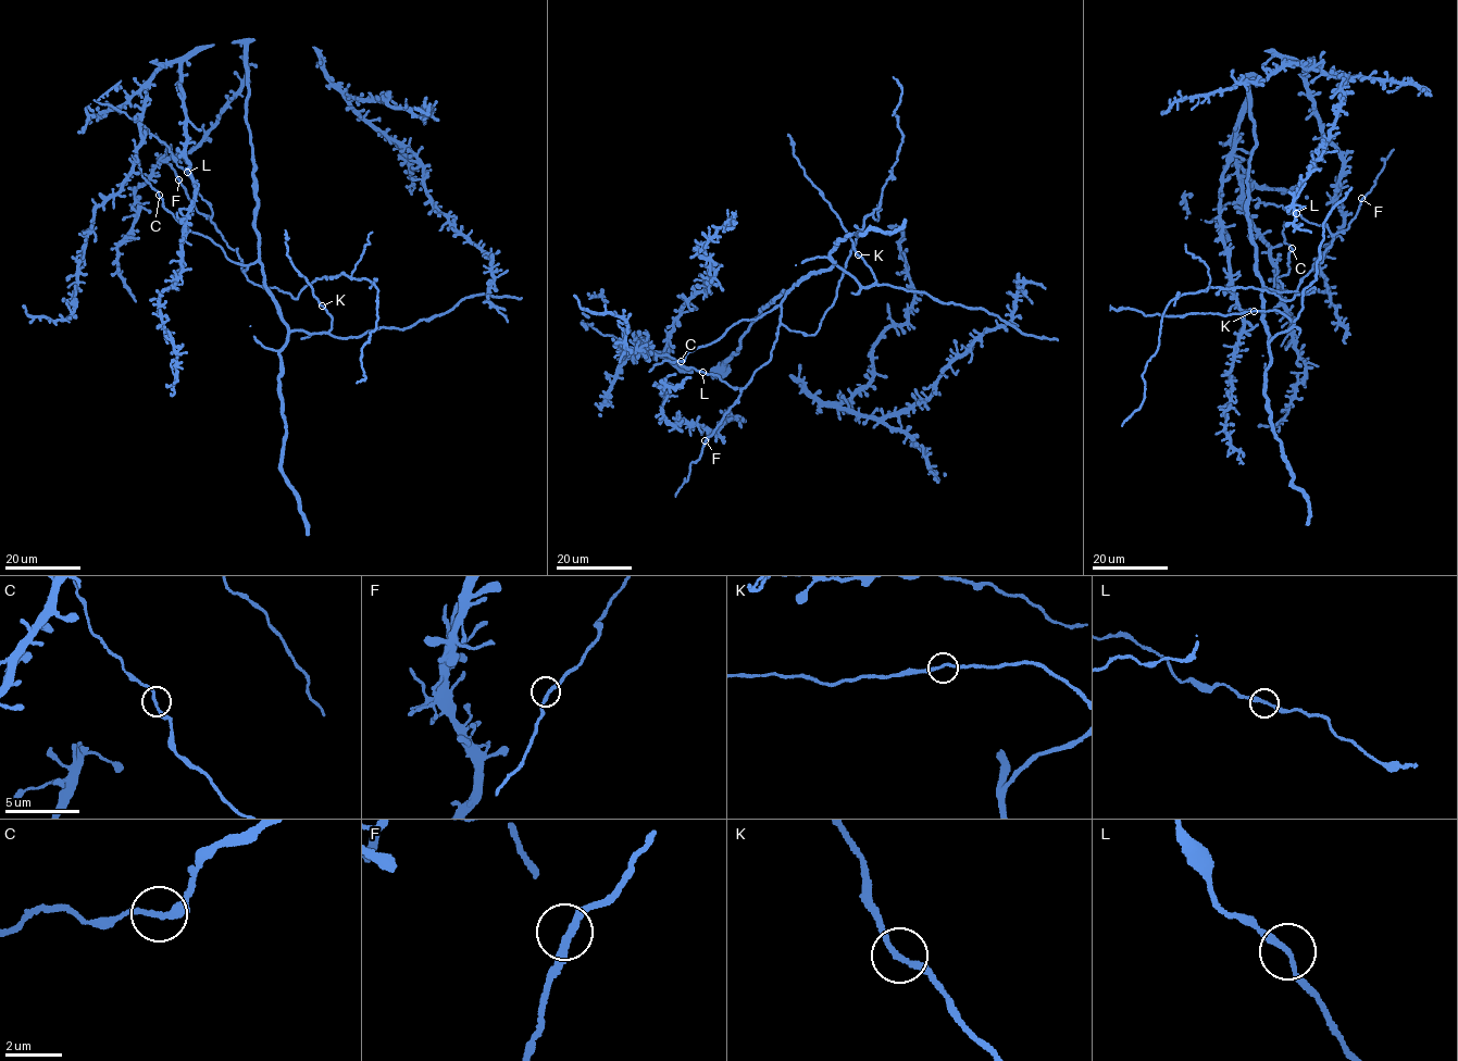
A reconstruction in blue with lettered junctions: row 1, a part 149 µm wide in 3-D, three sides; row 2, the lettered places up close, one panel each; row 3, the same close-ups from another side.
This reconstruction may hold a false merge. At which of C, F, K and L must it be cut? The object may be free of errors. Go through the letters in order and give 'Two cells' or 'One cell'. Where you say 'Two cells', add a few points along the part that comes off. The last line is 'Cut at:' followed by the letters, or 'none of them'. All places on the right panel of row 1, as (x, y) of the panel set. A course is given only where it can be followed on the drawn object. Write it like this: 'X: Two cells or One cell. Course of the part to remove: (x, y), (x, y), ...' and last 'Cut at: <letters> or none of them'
C: One cell
F: One cell
K: One cell
L: One cell
Cut at: none of them

